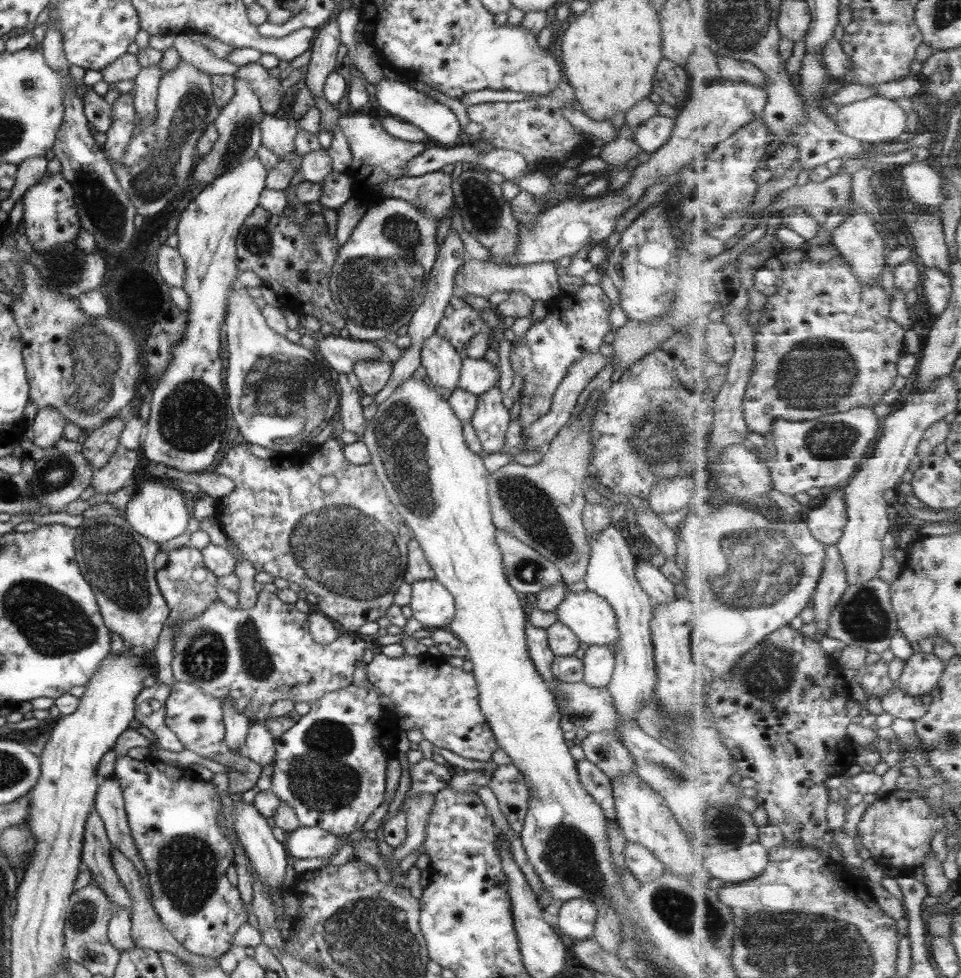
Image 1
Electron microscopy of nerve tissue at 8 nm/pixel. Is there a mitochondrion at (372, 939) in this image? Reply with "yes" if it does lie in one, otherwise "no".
yes

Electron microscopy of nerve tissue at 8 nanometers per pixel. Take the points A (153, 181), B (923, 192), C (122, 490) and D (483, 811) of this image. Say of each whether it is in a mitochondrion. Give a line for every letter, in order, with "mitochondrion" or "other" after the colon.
A: mitochondrion
B: other
C: other
D: other

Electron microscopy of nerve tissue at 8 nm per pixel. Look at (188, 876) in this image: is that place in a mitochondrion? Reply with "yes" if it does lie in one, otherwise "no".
yes

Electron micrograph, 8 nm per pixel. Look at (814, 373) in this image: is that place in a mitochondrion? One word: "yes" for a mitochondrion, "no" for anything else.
yes

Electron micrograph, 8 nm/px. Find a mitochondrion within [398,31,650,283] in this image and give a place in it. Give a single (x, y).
(482, 209)

